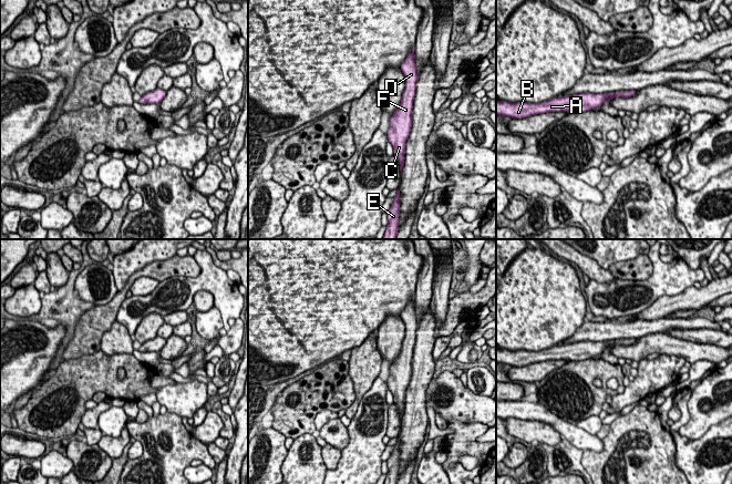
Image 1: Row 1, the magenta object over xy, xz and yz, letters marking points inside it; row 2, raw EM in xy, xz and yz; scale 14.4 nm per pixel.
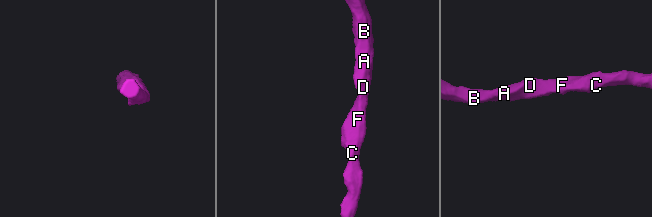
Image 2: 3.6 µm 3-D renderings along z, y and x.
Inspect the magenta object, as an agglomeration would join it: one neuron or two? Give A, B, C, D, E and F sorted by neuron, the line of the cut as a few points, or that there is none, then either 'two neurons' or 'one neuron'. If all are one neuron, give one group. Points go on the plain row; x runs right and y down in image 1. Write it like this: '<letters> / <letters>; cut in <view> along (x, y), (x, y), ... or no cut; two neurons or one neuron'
A B C D E F; no cut; one neuron

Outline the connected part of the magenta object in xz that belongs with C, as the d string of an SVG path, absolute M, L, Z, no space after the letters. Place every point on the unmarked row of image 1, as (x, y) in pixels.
M414 295L412 296L411 300L409 301L408 306L402 310L400 315L402 321L405 325L405 337L402 342L402 348L400 351L399 357L393 360L393 362L389 365L389 379L388 379L388 389L392 392L394 404L400 410L400 420L402 424L402 418L404 415L404 402L405 402L405 391L411 380L412 375L412 358L413 358L413 349L415 344L416 338L416 329L417 329L417 320L415 313L415 302L414 302Z

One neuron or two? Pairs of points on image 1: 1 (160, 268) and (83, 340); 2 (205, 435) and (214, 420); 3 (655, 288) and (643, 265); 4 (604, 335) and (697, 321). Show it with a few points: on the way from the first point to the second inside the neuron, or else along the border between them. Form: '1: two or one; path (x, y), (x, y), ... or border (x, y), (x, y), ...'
1: one; path (137, 275), (101, 318)
2: one; path (207, 432), (213, 423)
3: two; border (648, 255), (652, 273), (645, 279), (624, 280)
4: one; path (627, 330), (673, 323)

